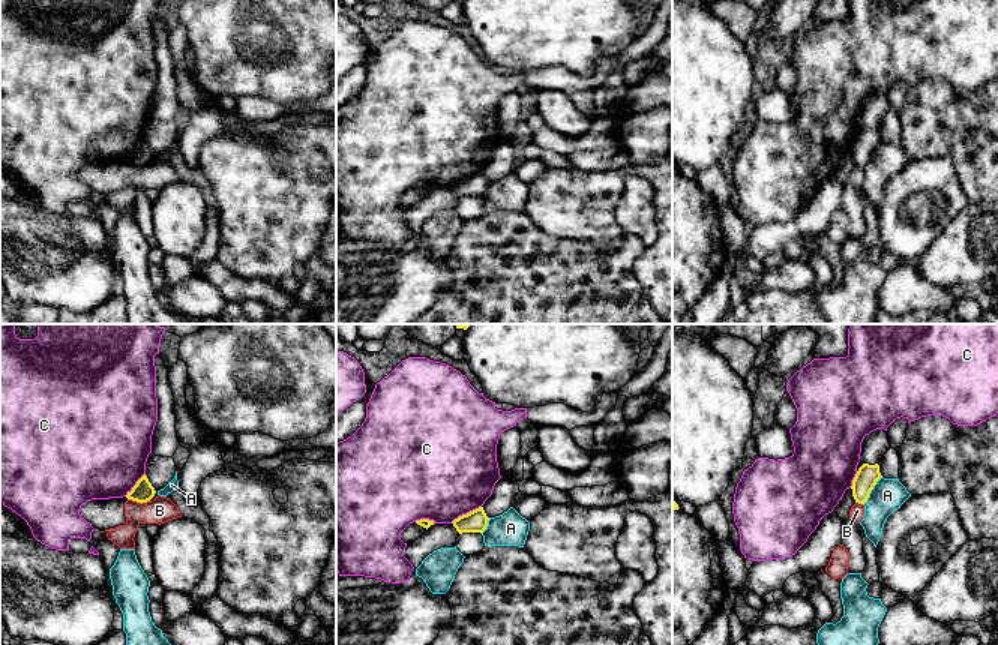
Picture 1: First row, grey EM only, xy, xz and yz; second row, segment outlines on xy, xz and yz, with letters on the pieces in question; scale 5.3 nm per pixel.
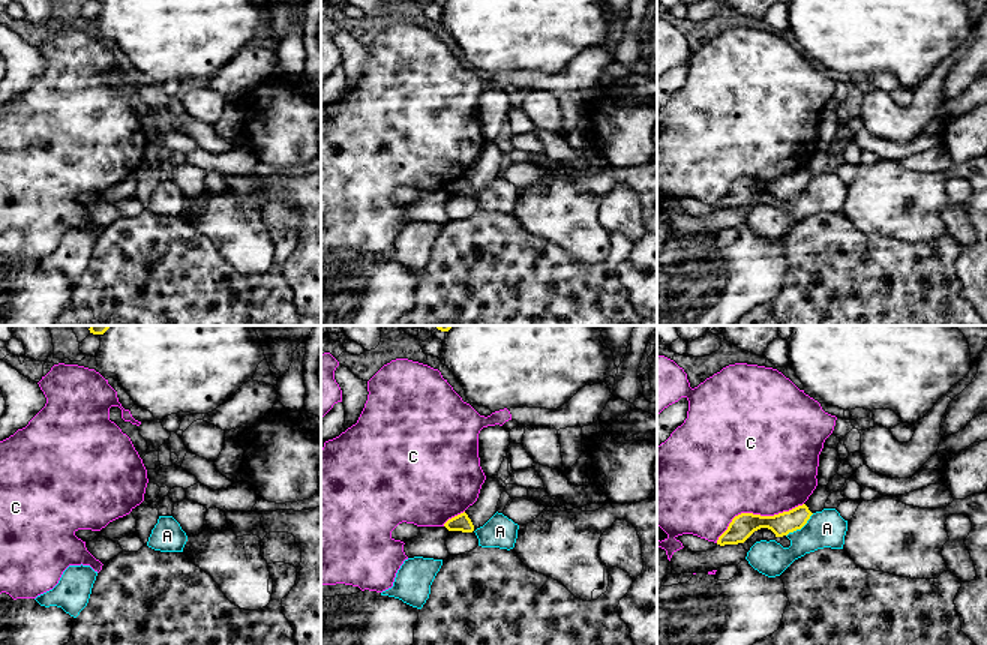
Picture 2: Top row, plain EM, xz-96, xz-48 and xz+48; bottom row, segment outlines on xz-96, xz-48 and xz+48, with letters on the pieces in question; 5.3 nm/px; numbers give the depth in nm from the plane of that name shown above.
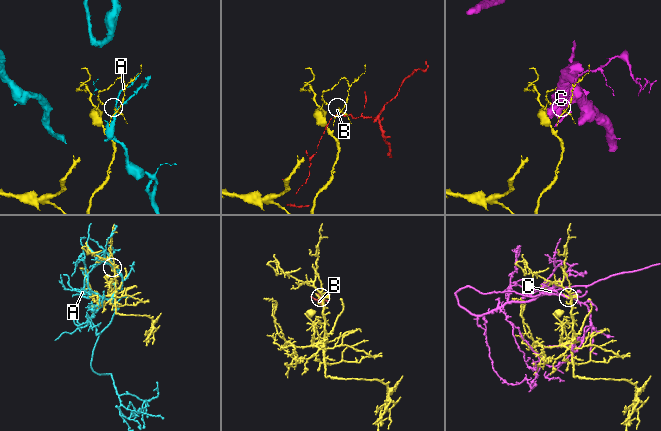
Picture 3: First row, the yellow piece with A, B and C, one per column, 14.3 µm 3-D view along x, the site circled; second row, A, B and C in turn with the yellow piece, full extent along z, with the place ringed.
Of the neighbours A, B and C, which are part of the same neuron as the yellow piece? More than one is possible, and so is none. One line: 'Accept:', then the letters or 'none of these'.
Accept: none of these

